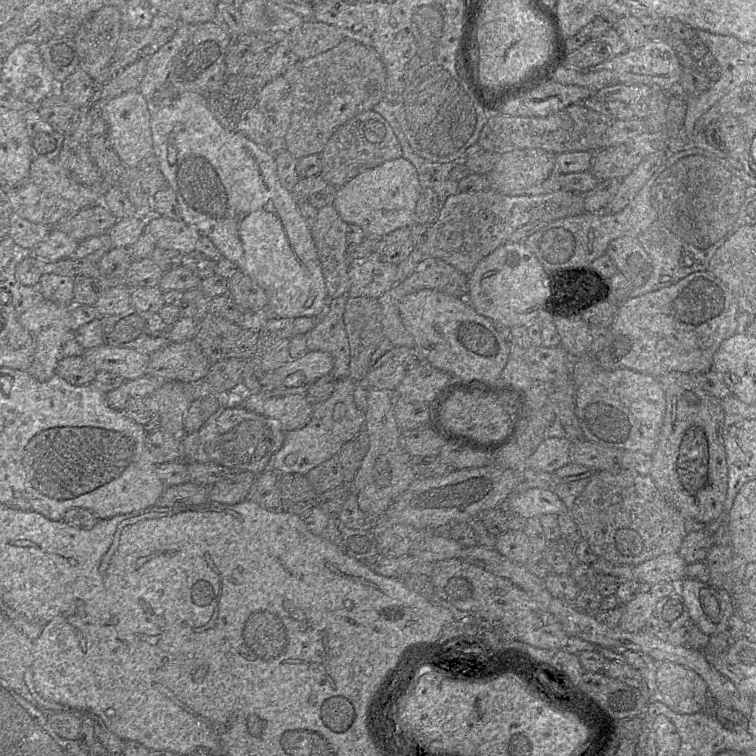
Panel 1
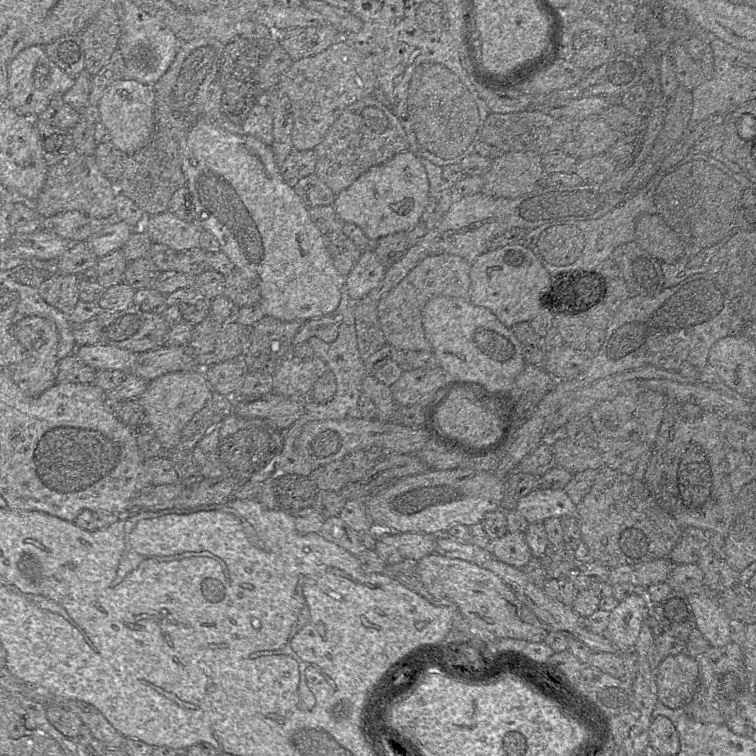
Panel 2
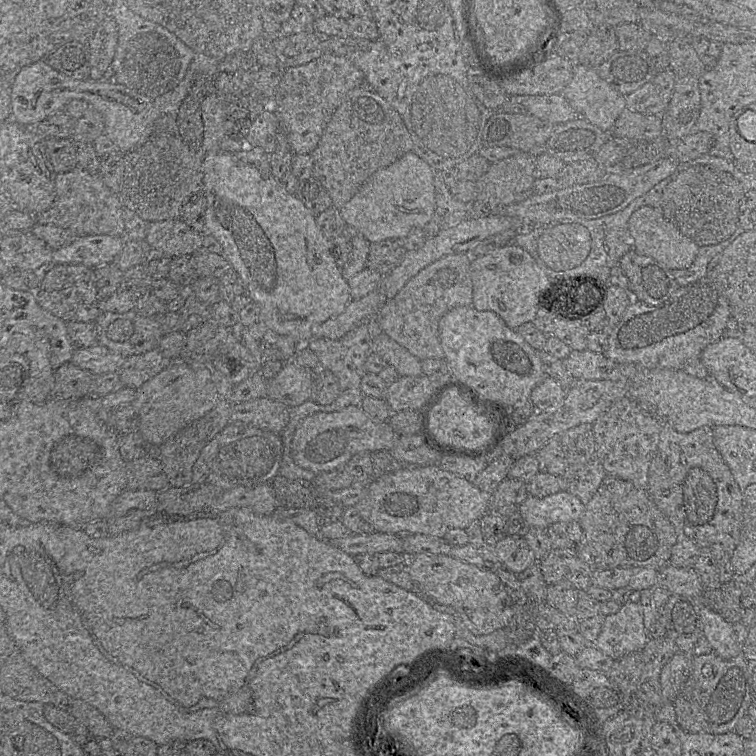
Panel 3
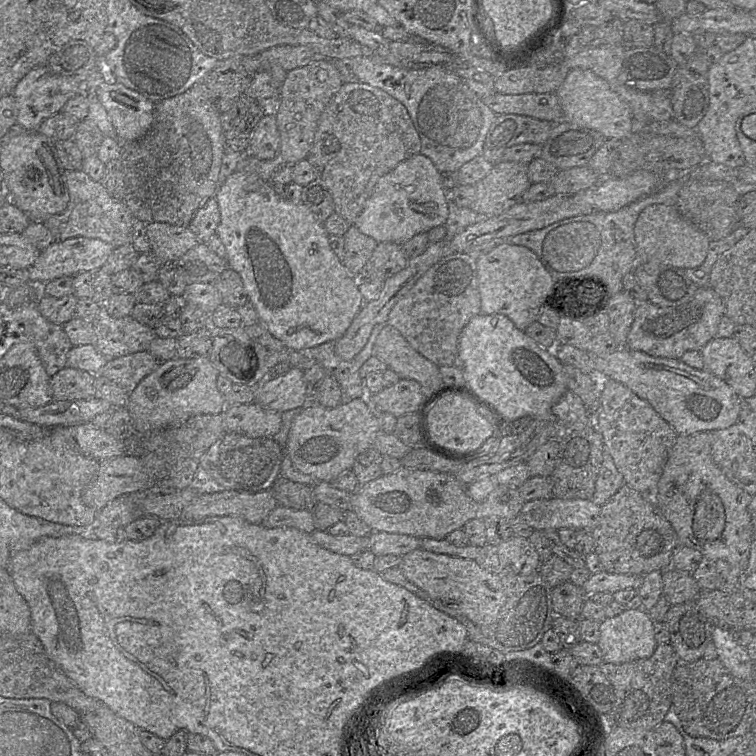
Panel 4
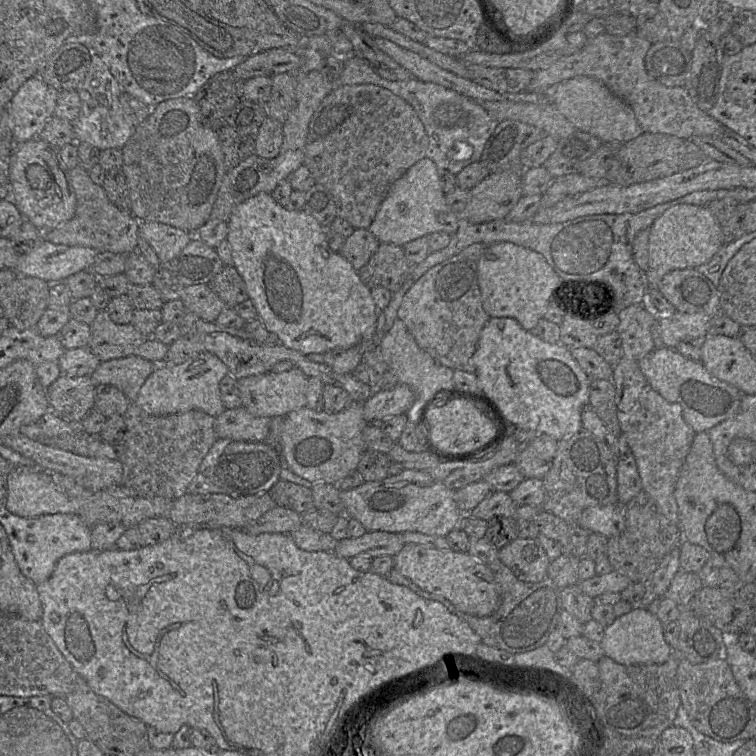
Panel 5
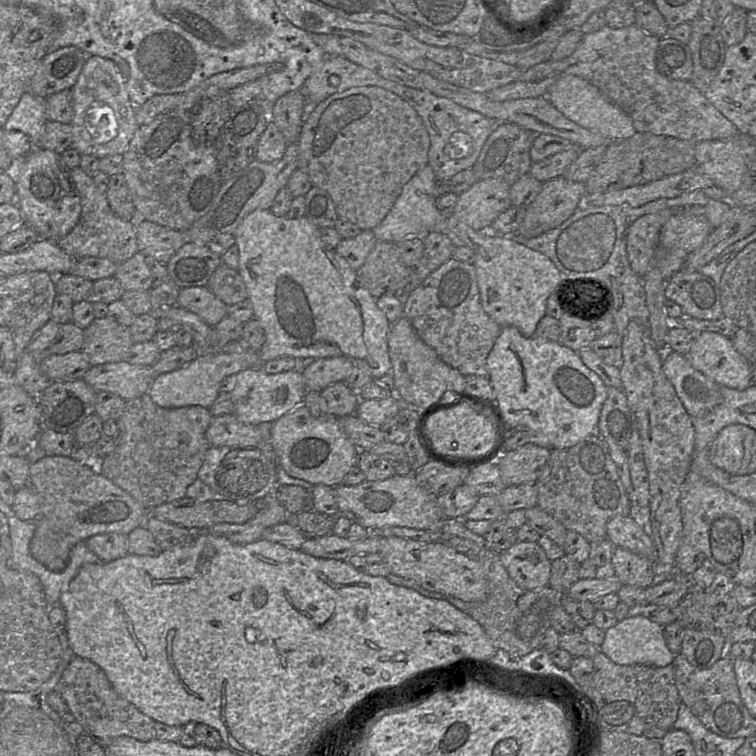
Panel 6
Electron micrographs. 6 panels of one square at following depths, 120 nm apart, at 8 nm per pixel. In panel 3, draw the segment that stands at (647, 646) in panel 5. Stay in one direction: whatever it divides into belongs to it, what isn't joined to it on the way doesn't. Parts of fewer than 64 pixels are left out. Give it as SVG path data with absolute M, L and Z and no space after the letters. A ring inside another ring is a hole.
M627 602L615 614L603 617L602 629L594 645L613 660L619 660L642 650L649 639L640 602Z

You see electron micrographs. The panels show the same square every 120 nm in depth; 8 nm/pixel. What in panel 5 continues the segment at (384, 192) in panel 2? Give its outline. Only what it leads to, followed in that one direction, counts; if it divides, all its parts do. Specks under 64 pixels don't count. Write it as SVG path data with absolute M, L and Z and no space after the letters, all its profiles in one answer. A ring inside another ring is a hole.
M428 157L416 162L390 187L368 230L379 243L398 246L435 232L449 235L458 228L459 215L446 204L435 163Z

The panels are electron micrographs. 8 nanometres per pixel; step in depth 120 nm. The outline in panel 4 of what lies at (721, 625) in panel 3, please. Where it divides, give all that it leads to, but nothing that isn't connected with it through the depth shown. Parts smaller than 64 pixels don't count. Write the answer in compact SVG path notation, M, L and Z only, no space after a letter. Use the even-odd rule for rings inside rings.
M716 625L712 642L717 650L717 658L729 672L743 680L753 680L754 661L750 658L746 647L738 644L734 632Z

